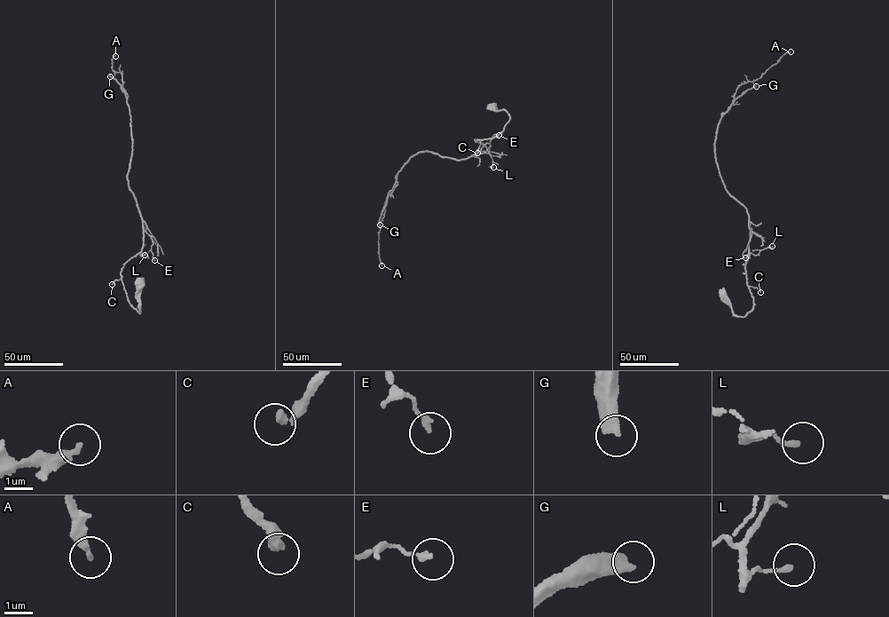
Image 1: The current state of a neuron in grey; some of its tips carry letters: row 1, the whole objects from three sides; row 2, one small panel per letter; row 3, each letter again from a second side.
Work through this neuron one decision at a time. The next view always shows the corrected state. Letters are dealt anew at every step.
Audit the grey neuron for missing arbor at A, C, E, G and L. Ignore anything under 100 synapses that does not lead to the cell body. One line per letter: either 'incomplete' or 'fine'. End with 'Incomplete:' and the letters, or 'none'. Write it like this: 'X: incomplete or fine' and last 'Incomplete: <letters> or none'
A: incomplete
C: fine
E: fine
G: incomplete
L: fine
Incomplete: A, G

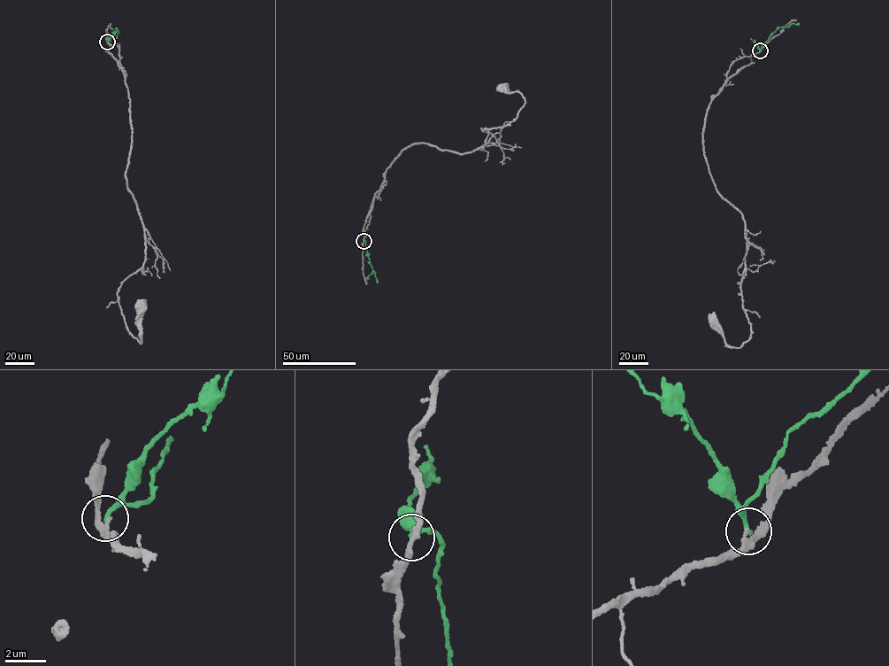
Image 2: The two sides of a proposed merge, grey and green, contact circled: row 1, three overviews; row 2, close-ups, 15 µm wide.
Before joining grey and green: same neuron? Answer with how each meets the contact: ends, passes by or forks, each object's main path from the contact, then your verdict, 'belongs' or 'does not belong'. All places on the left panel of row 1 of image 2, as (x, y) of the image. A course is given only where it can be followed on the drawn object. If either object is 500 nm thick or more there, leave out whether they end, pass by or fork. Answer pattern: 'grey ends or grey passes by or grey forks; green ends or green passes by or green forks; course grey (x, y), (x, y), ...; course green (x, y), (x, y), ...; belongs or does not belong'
grey passes by; green ends; course grey (107, 42), (118, 47), (126, 75), (126, 180), (146, 251), (118, 298), (141, 344), (143, 309); course green (107, 42), (116, 29), (118, 33); does not belong

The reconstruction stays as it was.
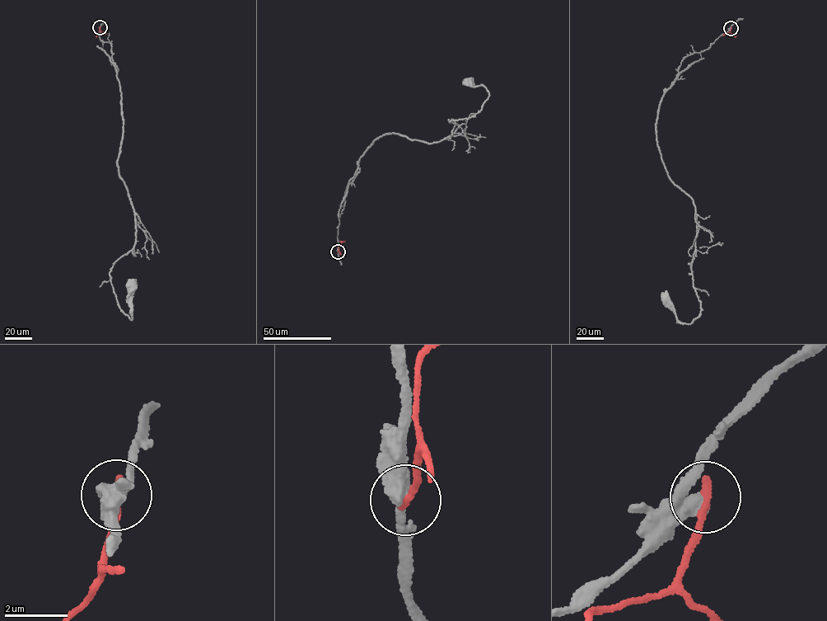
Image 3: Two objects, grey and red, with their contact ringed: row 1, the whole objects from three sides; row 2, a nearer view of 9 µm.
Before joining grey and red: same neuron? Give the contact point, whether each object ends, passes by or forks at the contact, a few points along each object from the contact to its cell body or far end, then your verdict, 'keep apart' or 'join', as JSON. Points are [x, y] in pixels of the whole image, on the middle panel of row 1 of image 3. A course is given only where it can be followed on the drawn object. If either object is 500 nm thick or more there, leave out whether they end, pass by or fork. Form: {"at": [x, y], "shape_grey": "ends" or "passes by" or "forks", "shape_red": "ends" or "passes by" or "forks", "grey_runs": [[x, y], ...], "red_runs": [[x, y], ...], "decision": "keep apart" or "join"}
{"at": [338, 251], "grey_runs": [[338, 251], [346, 190], [373, 141], [393, 132], [446, 138], [460, 126], [450, 121], [488, 98], [471, 82]], "red_runs": [[338, 251], [338, 245], [345, 241]], "decision": "keep apart"}

